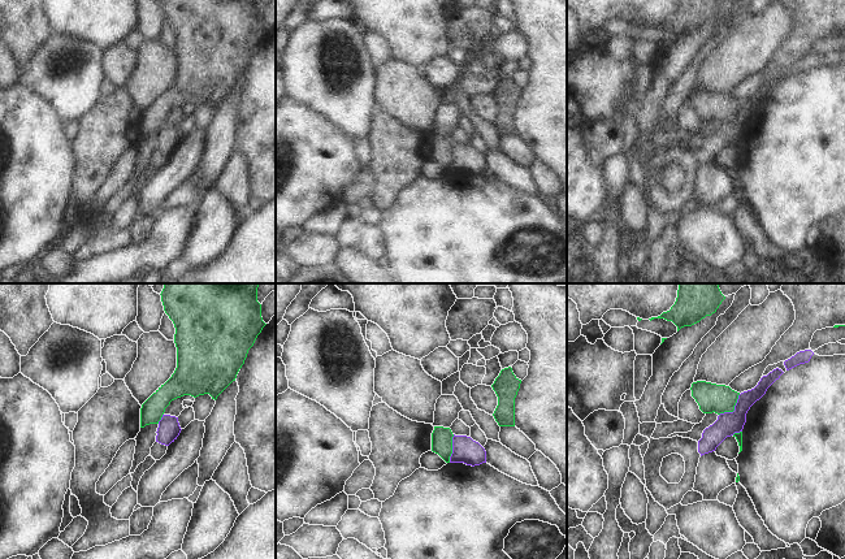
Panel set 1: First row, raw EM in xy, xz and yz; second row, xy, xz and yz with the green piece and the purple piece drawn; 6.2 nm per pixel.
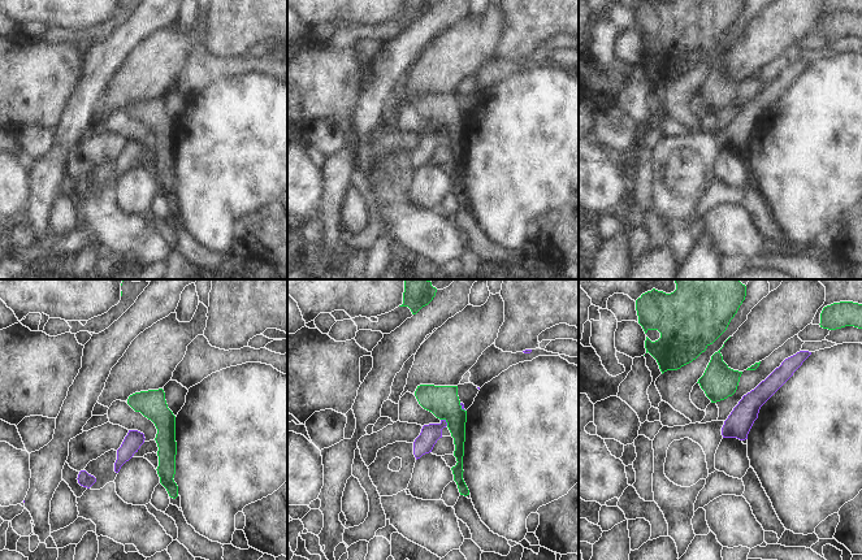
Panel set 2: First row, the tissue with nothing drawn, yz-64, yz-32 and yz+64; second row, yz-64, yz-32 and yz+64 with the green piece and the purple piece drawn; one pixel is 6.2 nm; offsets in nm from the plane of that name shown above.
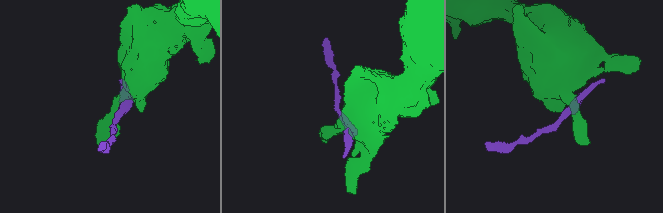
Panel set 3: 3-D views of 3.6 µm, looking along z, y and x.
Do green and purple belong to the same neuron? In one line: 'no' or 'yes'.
no

